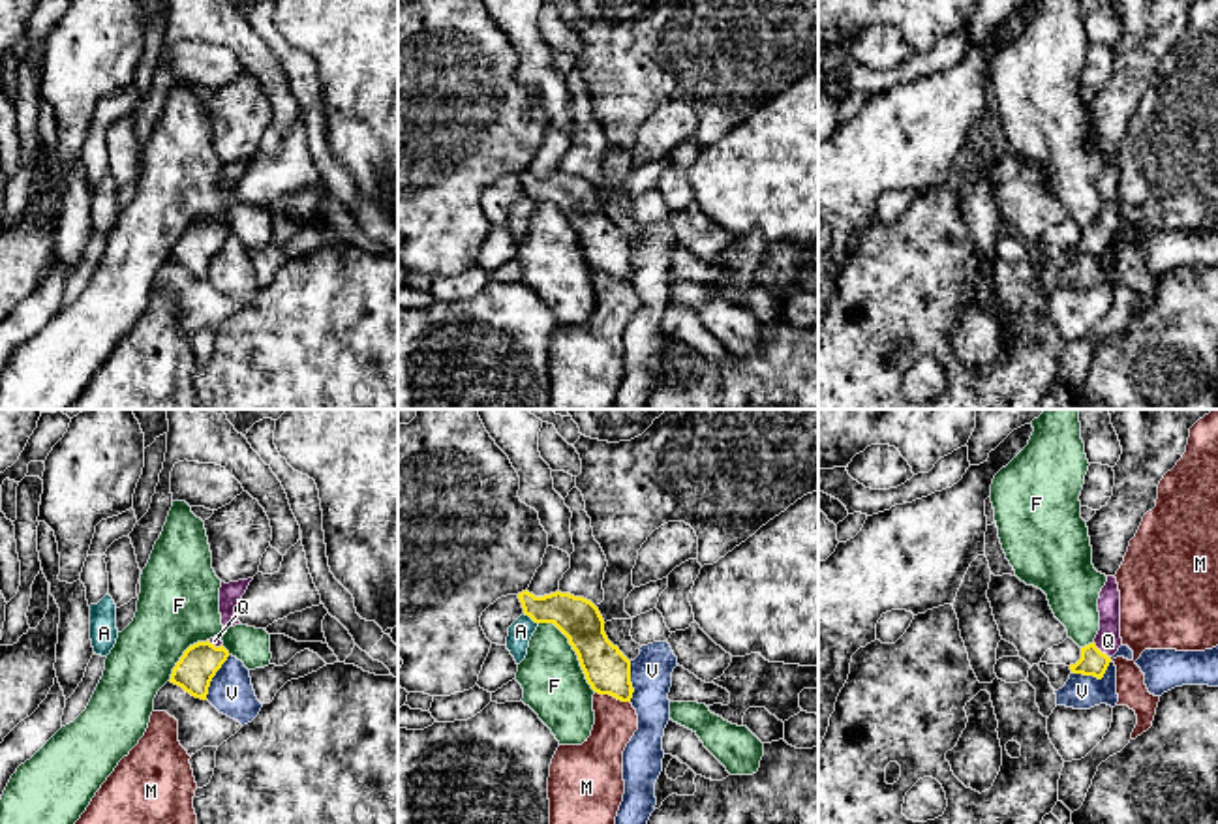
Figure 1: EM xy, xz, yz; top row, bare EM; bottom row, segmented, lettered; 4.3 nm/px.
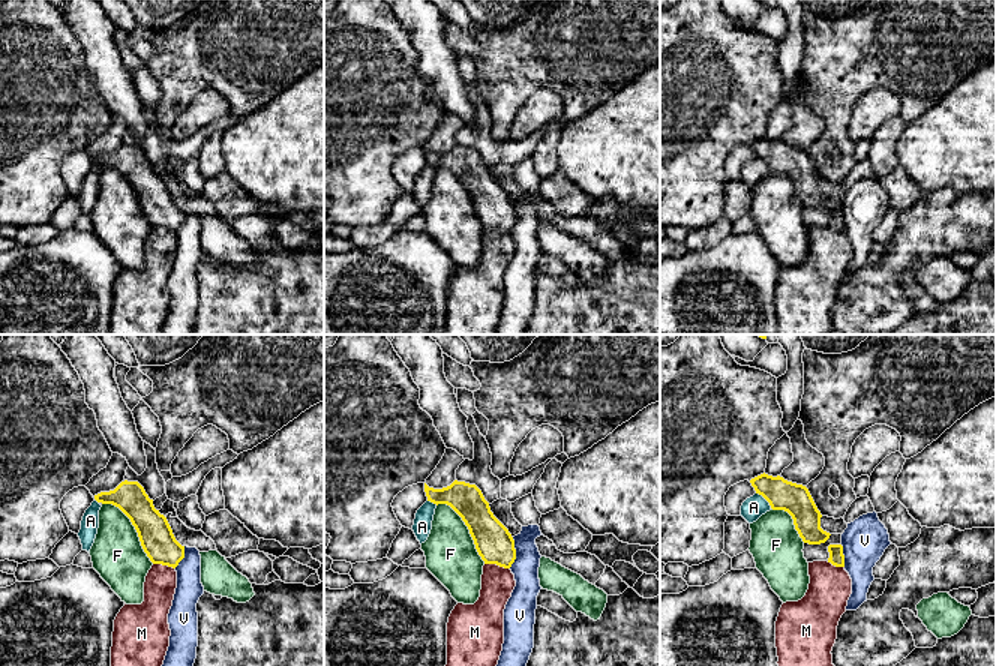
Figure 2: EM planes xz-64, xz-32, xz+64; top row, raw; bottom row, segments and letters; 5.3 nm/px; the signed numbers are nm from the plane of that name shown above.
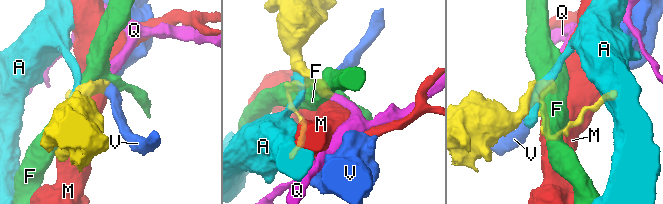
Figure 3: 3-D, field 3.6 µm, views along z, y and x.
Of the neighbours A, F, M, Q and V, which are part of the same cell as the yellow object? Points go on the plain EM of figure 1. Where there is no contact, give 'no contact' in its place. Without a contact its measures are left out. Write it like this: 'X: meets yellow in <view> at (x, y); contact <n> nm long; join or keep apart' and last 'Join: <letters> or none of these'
A: meets yellow in xz at (532, 198); contact 80 nm long; keep apart
F: meets yellow in xz at (575, 229); contact 380 nm long; keep apart
M: meets yellow in xz at (612, 274); contact 160 nm long; keep apart
Q: meets yellow in yz at (1100, 231); contact 100 nm long; join
V: meets yellow in yz at (1096, 256); contact 190 nm long; keep apart
Join: Q

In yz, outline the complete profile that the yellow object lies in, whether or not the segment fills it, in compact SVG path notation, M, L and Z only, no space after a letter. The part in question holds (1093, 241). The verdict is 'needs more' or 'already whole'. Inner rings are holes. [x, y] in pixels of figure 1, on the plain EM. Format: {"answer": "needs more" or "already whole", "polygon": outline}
{"answer": "needs more", "polygon": "M1107 156L1098 178L1100 210L1092 223L1081 227L1081 238L1070 244L1073 253L1104 257L1111 237L1122 225L1120 218L1120 171L1115 156Z"}

